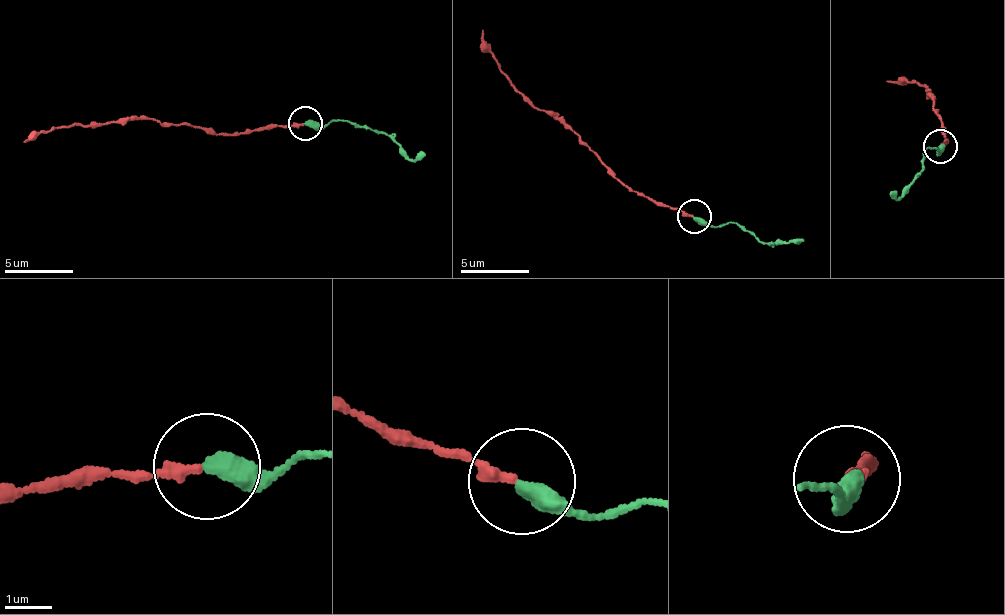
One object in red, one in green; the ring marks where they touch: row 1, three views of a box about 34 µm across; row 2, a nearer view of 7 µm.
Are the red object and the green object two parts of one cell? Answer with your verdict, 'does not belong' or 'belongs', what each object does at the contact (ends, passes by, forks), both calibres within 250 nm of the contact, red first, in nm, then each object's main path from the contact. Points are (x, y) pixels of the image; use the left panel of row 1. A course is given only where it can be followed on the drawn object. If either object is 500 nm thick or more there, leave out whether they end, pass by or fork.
does not belong; red ends there; green ends there; 240 nm thick on the red side, 420 nm on the other; red runs (304, 123), (267, 124), (225, 134), (150, 118), (55, 129), (23, 142); green runs (304, 123), (321, 127), (330, 120), (346, 120), (392, 135), (410, 159), (424, 151)

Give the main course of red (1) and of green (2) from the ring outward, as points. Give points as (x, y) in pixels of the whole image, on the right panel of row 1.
1: (940, 145), (949, 139), (933, 100), (933, 93), (914, 83), (887, 82)
2: (940, 145), (935, 152), (939, 148), (924, 148), (923, 170), (917, 173), (901, 197), (891, 191)

